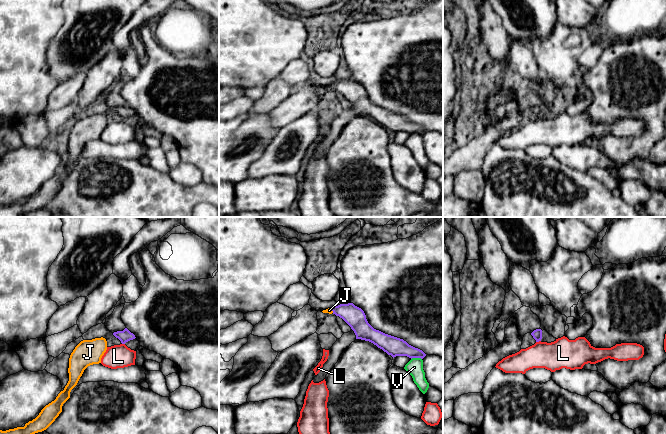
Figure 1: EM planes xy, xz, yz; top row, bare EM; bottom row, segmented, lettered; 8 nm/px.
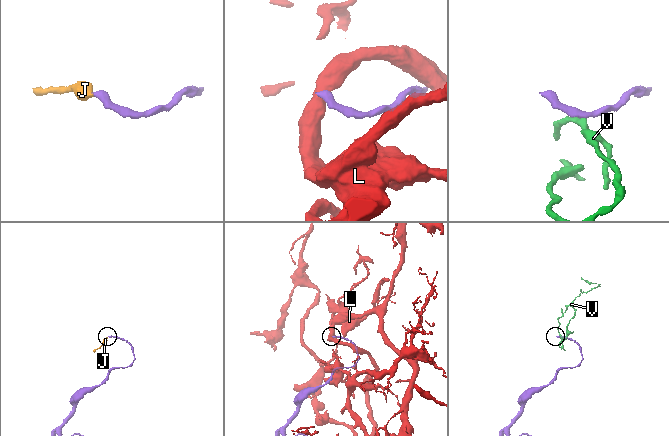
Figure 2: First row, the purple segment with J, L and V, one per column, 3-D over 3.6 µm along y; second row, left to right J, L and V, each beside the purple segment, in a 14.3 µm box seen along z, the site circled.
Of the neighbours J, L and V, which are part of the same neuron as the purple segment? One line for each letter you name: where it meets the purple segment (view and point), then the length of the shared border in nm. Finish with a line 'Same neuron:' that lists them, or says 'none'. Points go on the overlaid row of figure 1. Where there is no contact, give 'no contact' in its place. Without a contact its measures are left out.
J: xz (332, 310) | 50 nm
Same neuron: J

